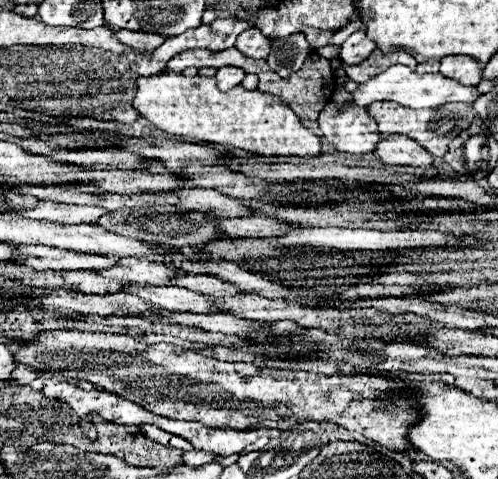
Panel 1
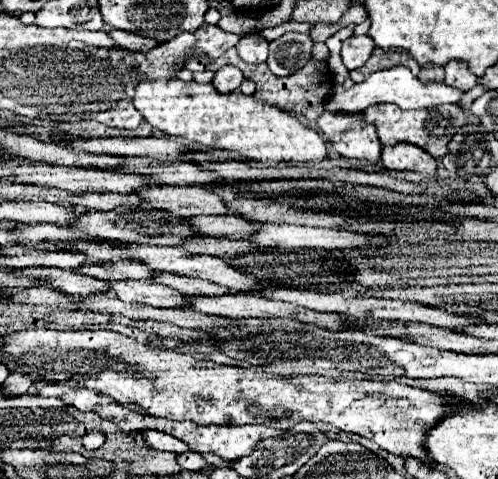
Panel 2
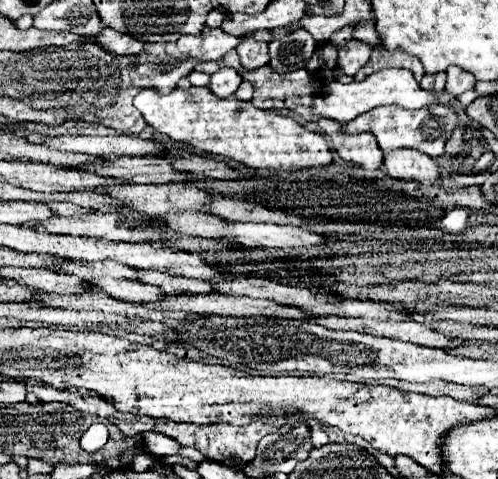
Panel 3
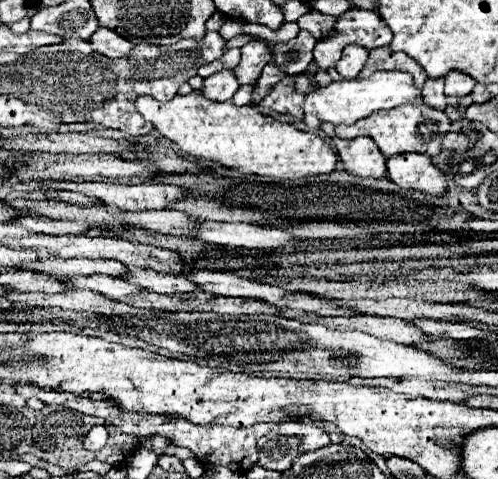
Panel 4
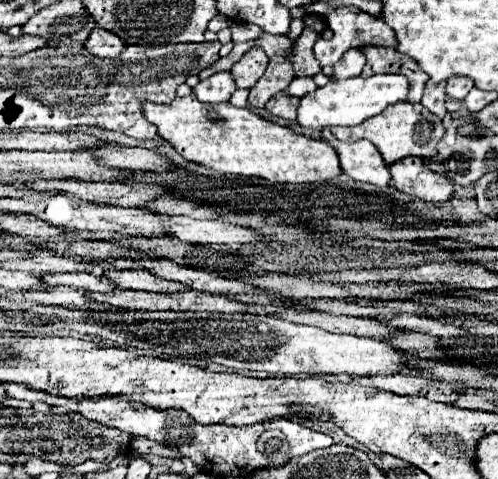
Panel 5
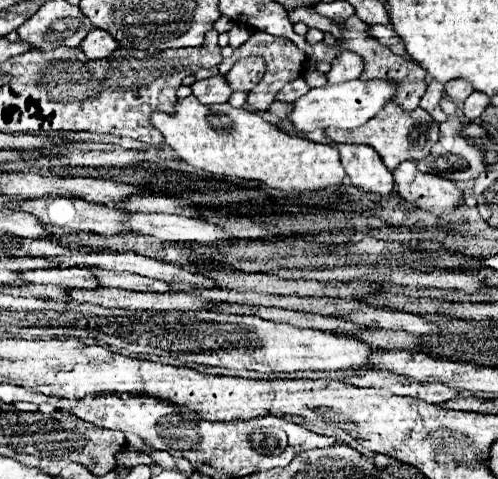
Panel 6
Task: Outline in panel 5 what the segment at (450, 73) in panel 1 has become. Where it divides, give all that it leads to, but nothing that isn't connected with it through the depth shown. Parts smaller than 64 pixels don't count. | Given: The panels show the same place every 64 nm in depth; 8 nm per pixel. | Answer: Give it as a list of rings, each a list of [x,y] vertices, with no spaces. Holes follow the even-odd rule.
[[[452,76],[452,78],[448,80],[446,94],[448,94],[450,98],[464,100],[464,98],[466,98],[466,94],[468,94],[472,88],[474,88],[472,80],[468,80],[468,78],[462,78],[462,76]]]

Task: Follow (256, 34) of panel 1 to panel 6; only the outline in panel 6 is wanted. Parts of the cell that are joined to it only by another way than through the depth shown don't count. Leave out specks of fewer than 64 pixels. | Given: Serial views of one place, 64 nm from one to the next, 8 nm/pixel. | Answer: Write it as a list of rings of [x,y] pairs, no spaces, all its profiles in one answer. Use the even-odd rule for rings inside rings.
[[[248,56],[238,60],[232,66],[232,70],[226,74],[226,78],[234,90],[250,92],[262,80],[264,72],[266,72],[264,60],[260,60],[260,56]]]

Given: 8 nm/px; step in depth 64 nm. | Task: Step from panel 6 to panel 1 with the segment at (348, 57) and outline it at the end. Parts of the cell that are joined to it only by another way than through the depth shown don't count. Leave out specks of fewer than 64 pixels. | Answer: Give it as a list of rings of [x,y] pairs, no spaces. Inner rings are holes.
[[[358,30],[354,32],[344,44],[342,44],[342,50],[340,50],[340,60],[346,62],[346,64],[360,64],[364,62],[372,52],[376,50],[376,44],[372,40],[368,40],[368,36]]]

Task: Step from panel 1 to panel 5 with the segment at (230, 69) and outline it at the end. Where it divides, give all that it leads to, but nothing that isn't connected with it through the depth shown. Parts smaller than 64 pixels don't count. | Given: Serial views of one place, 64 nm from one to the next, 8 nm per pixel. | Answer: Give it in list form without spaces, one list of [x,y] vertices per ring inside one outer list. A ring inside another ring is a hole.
[[[216,72],[210,78],[200,80],[200,84],[194,88],[194,94],[202,102],[228,102],[234,90],[236,90],[236,84],[230,72]]]

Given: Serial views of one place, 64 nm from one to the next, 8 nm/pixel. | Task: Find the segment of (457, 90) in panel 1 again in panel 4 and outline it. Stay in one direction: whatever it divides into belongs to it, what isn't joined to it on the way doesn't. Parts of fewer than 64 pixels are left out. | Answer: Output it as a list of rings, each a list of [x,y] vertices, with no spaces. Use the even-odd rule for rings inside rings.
[[[380,70],[374,72],[368,78],[354,78],[354,80],[340,80],[332,82],[324,88],[316,88],[306,96],[304,102],[304,122],[310,128],[318,128],[322,122],[332,122],[332,124],[354,124],[356,120],[370,116],[376,110],[384,108],[394,108],[400,104],[420,104],[424,102],[420,96],[420,90],[414,86],[412,76],[408,72],[400,70]]]

